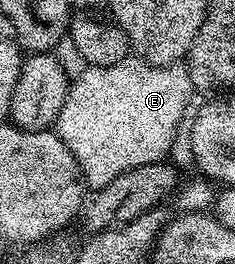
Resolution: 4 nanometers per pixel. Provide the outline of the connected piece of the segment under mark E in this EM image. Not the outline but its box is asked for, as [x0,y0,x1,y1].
[55,58,195,190]

